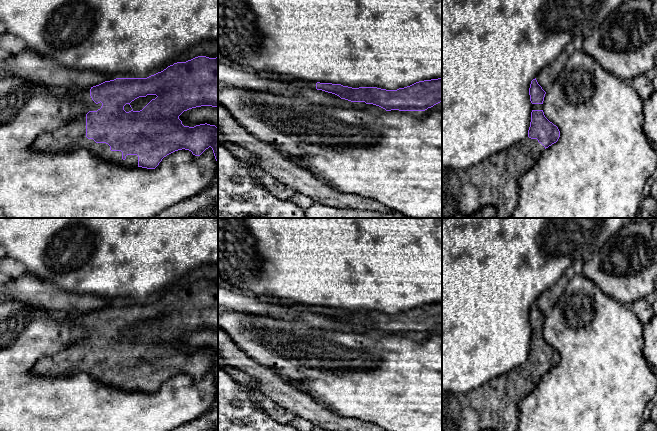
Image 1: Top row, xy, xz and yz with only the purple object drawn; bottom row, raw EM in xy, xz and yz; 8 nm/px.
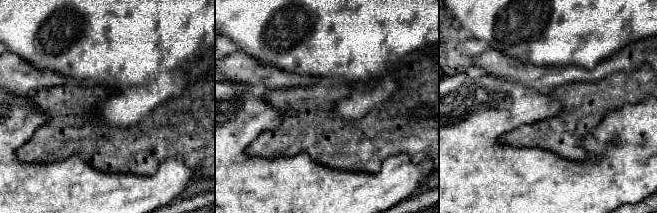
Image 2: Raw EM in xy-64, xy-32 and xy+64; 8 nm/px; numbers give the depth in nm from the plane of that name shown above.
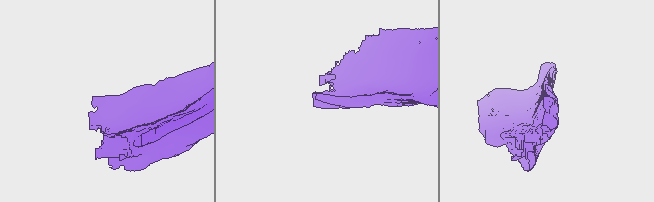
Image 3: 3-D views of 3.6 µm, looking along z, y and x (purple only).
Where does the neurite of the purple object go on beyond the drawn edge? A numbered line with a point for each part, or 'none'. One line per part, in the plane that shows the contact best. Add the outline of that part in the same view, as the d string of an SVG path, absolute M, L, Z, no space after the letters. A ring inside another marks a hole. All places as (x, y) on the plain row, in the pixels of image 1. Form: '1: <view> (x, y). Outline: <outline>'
1: xy (70, 361). Outline: M80 339L51 356L40 358L33 366L36 376L71 377L78 373L86 373L94 380L117 389L138 391L138 380L127 379L122 383L121 375L111 375L106 367L96 367L86 361L86 339Z

